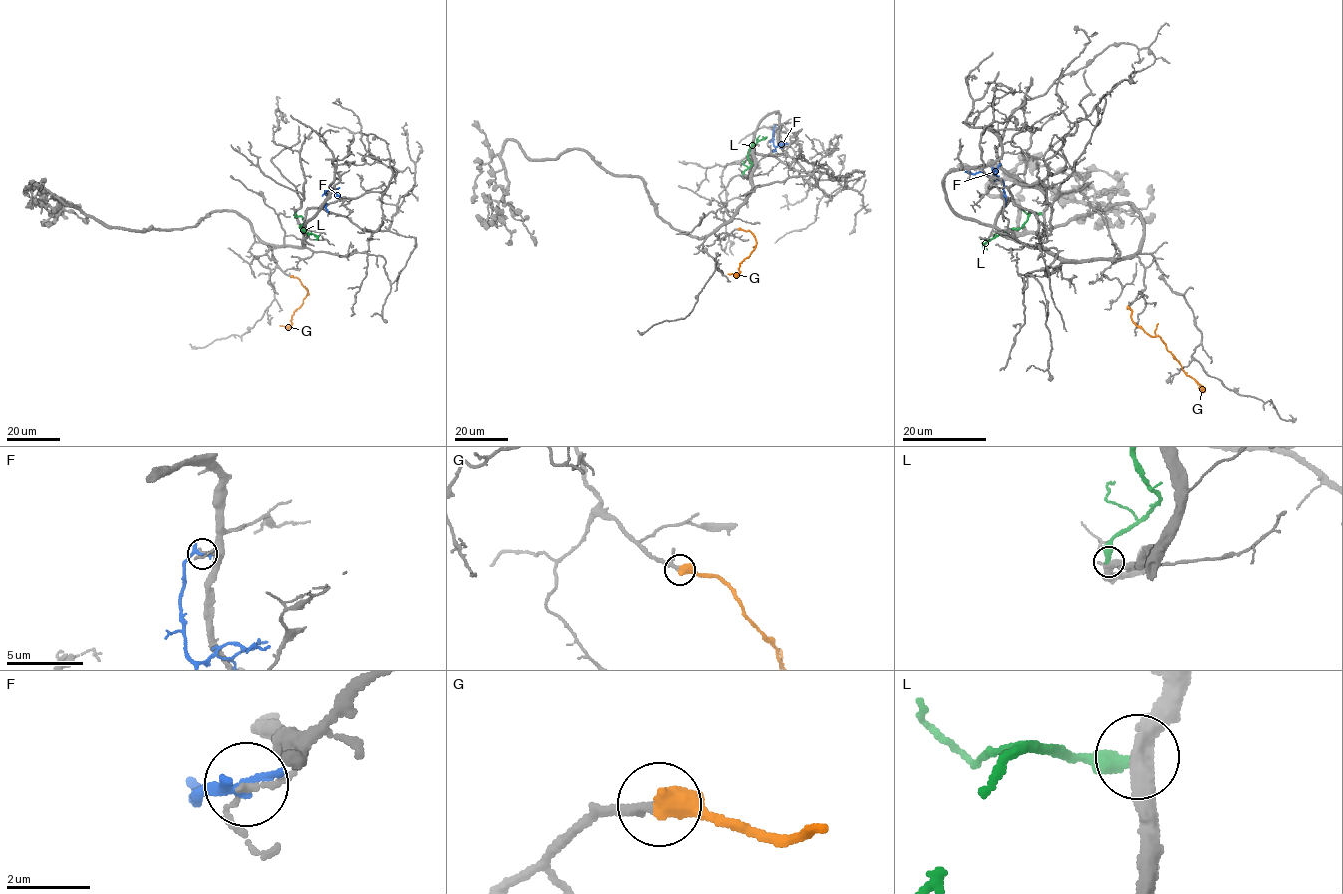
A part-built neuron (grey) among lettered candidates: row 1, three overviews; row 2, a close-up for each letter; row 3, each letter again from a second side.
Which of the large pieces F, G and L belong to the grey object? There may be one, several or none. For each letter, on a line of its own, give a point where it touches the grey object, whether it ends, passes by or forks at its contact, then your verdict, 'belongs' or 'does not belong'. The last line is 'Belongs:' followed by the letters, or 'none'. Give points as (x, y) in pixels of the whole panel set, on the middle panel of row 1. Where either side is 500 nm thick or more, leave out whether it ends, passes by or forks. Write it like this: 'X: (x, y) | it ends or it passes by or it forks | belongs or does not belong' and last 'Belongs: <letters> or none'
F: (776, 128) | it ends | does not belong
G: (738, 229) | belongs
L: (743, 175) | it ends | does not belong
Belongs: G

